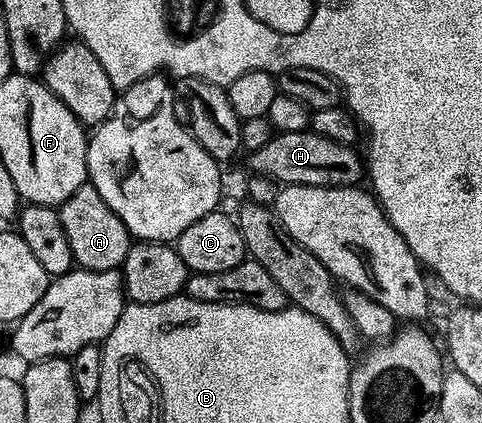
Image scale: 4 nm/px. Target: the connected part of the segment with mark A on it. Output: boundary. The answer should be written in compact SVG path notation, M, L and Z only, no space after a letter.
M89 182L78 186L70 198L59 205L62 230L66 230L66 242L70 242L73 261L81 268L88 268L91 272L111 272L119 269L124 263L129 248L134 240L129 236L122 218L102 202L102 194Z

